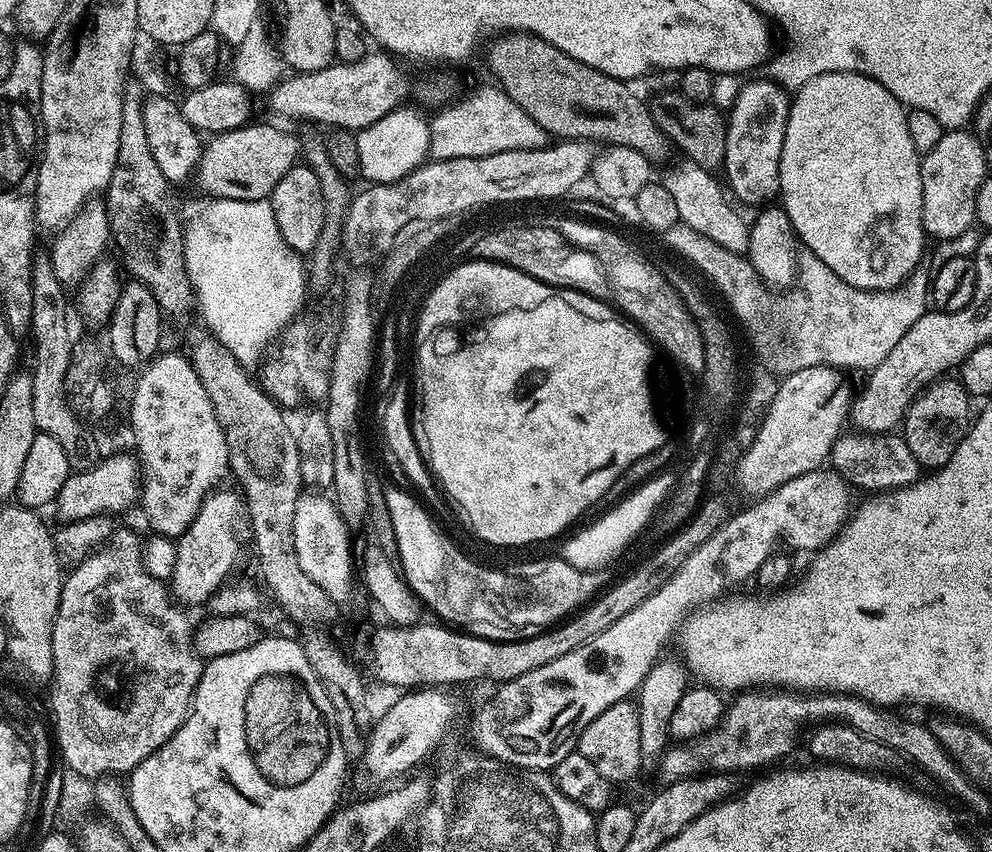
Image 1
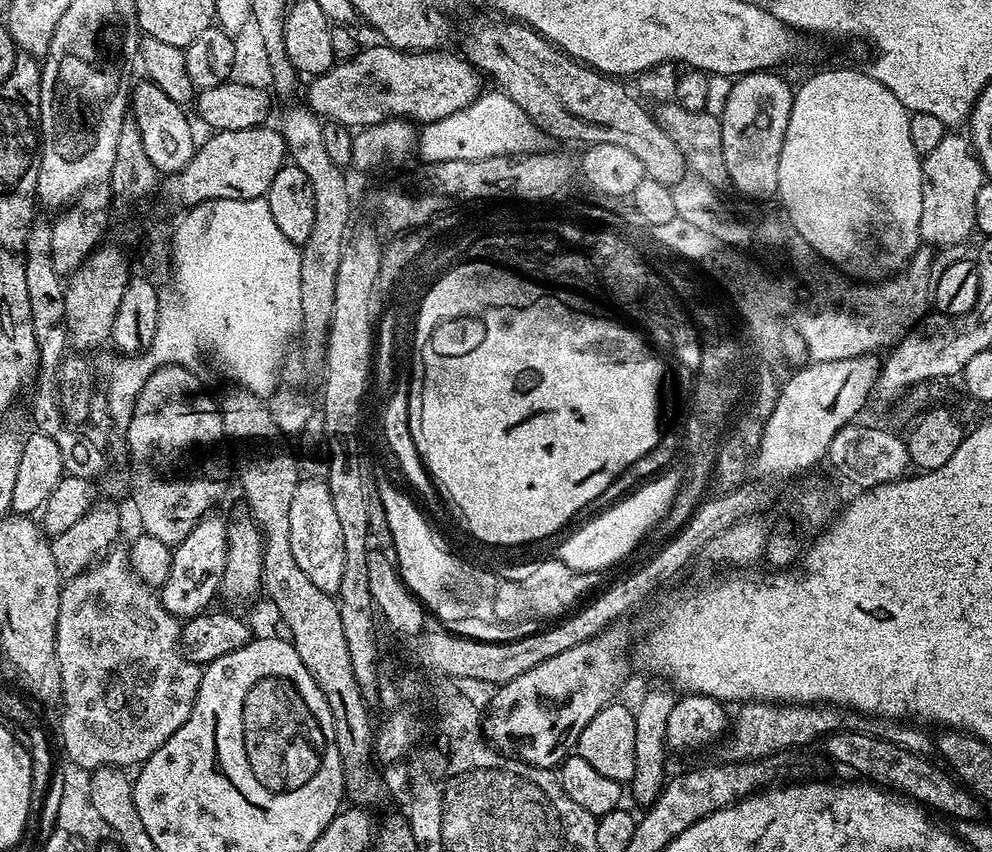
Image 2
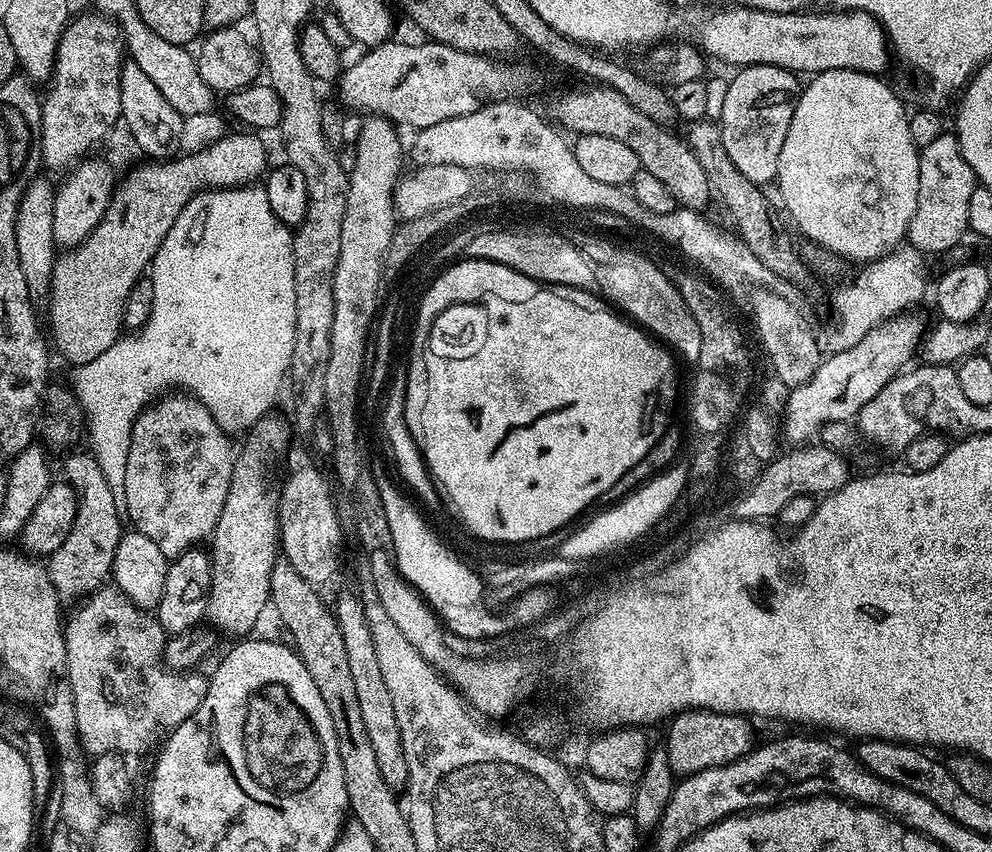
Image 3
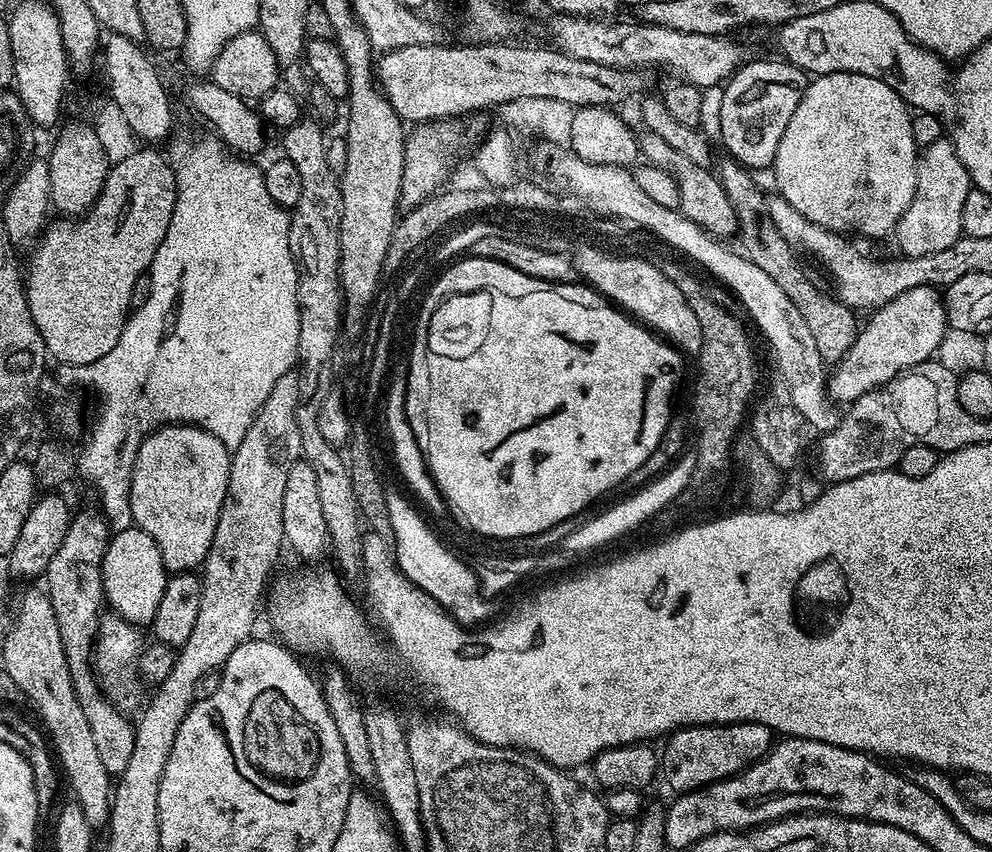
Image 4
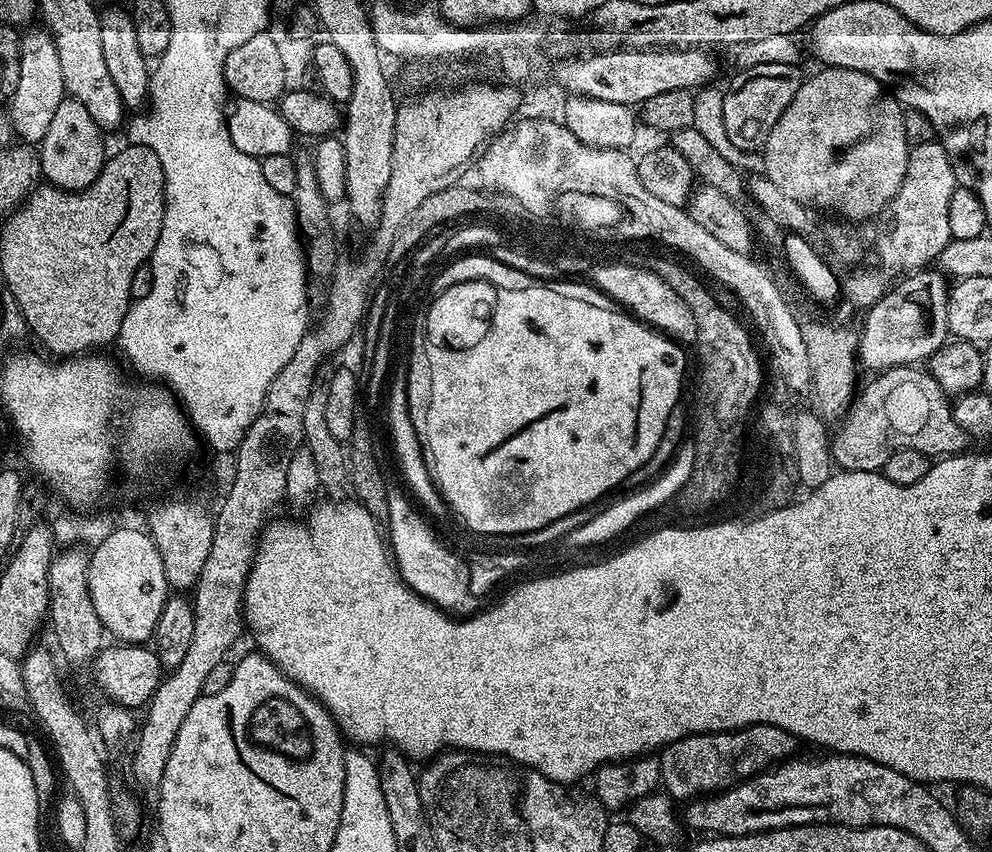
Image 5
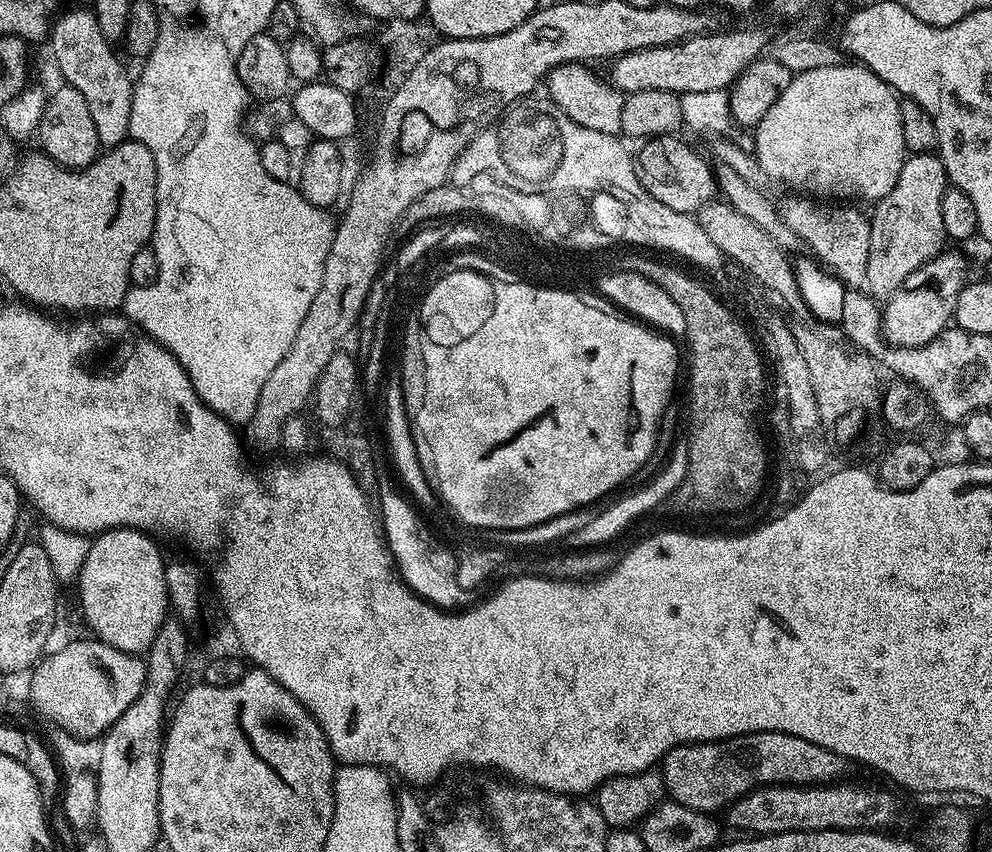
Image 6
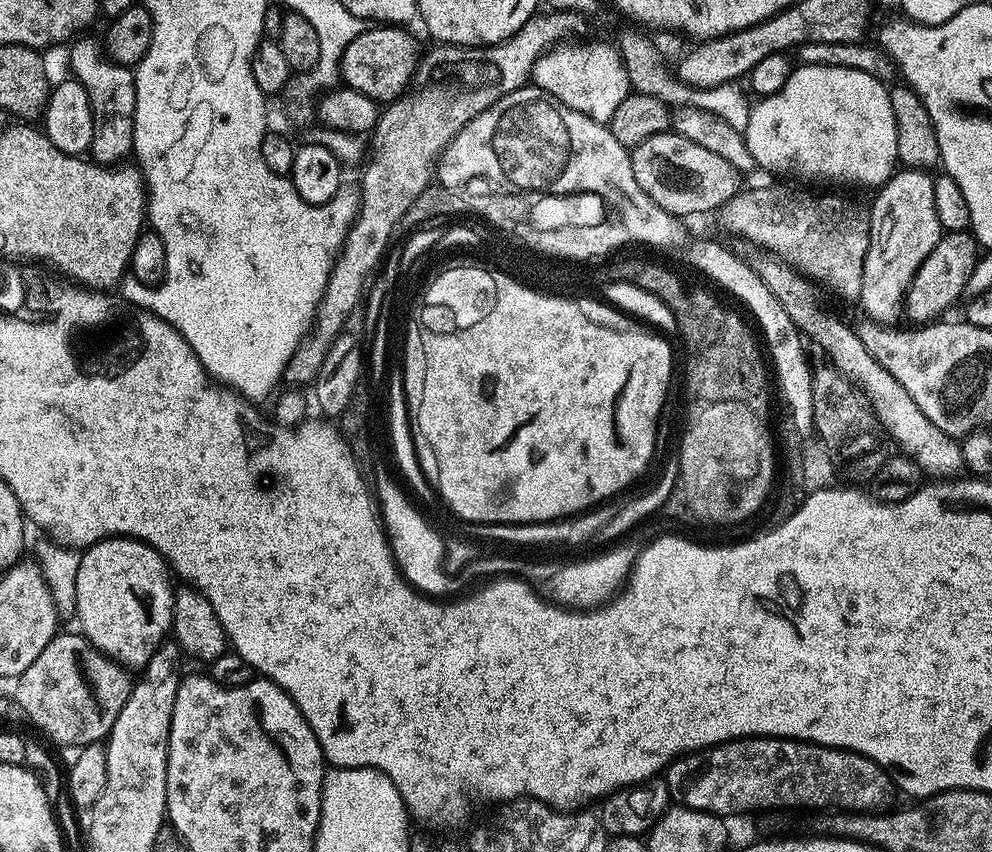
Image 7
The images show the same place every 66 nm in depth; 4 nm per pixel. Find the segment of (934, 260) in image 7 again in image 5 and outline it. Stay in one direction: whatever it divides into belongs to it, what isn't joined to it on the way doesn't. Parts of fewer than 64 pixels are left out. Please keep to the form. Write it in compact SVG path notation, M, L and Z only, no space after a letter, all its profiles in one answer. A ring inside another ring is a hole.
M917 270L905 275L901 284L893 283L888 292L871 308L867 309L864 320L864 329L859 329L860 351L858 360L861 365L872 370L885 368L897 368L900 364L909 366L919 365L927 361L939 348L943 348L949 339L948 319L946 318L946 306L948 305L949 277L939 270Z

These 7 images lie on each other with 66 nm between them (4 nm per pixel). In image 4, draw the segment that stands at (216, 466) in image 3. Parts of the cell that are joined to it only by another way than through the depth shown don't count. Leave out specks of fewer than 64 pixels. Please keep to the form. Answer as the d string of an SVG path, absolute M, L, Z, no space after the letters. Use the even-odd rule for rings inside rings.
M169 422L141 442L130 478L132 523L154 538L169 574L199 569L210 554L231 465L230 449L194 424Z

